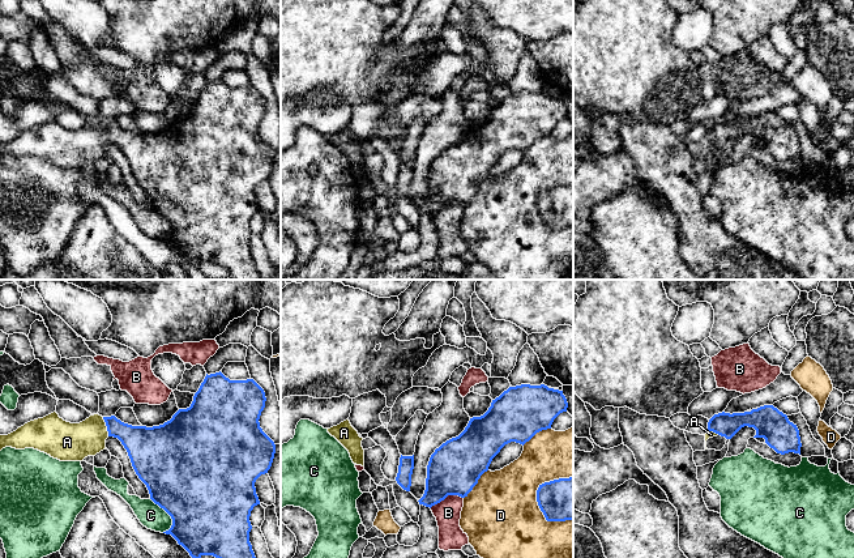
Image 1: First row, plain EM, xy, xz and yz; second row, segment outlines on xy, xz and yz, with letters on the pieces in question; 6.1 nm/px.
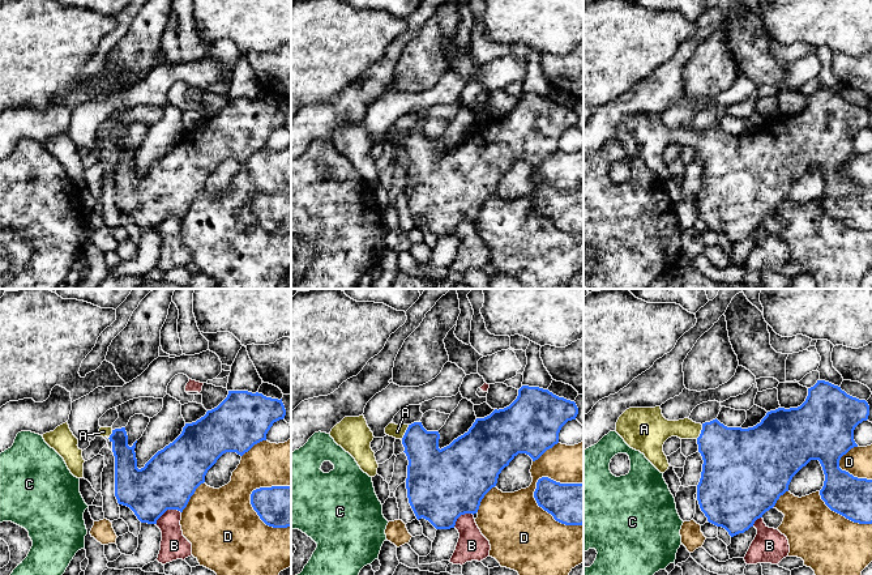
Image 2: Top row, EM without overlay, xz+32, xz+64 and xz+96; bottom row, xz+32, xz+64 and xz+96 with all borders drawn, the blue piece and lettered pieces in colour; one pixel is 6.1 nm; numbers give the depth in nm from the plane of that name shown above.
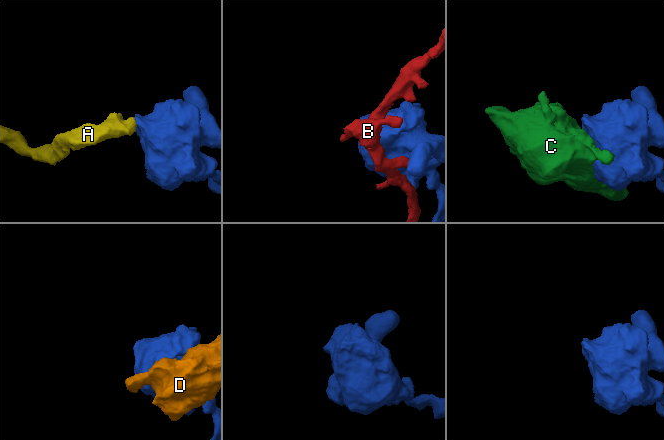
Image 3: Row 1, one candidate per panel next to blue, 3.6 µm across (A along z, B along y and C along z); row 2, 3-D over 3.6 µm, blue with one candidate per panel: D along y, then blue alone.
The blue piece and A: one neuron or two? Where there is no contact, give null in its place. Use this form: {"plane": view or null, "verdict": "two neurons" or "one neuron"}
{"plane": "xy", "verdict": "one neuron"}

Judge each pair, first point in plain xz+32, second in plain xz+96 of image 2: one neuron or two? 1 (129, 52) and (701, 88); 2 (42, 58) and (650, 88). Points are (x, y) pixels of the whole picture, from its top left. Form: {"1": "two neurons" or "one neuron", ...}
{"1": "one neuron", "2": "two neurons"}

